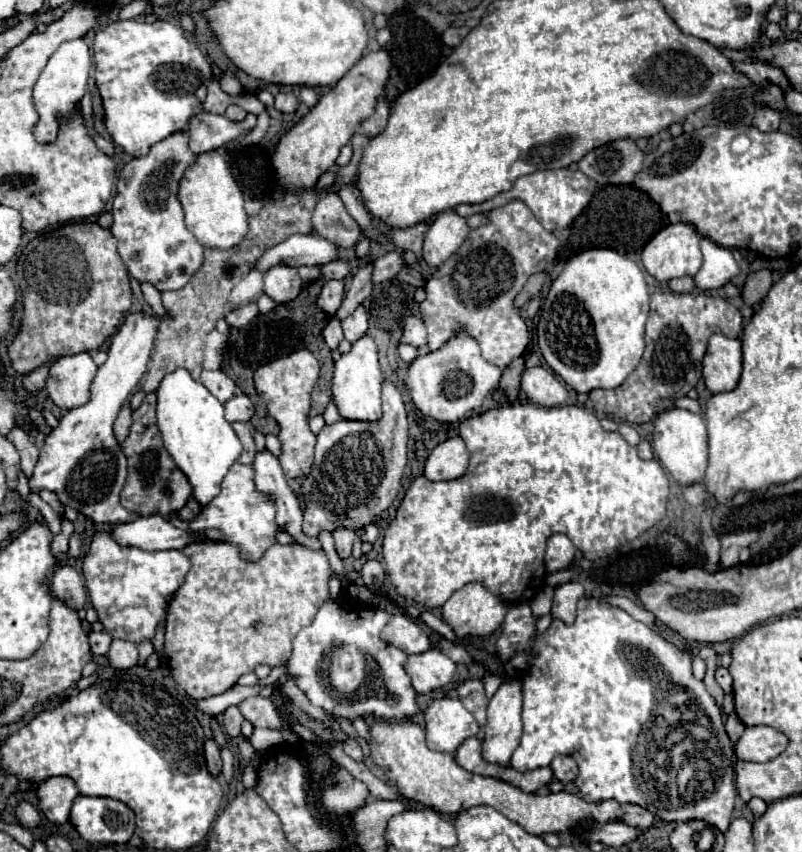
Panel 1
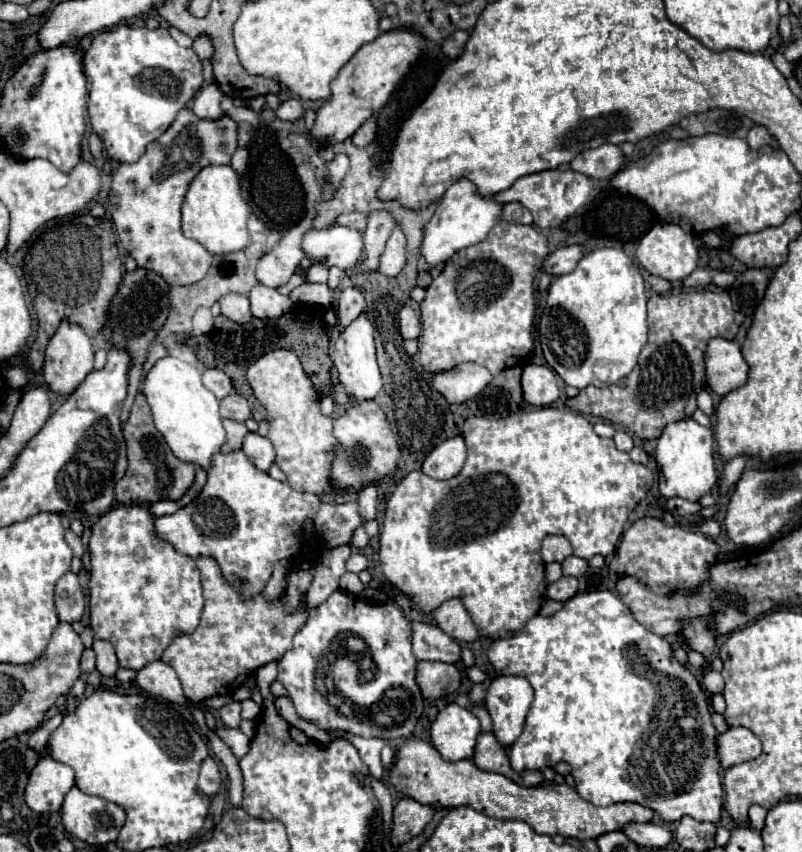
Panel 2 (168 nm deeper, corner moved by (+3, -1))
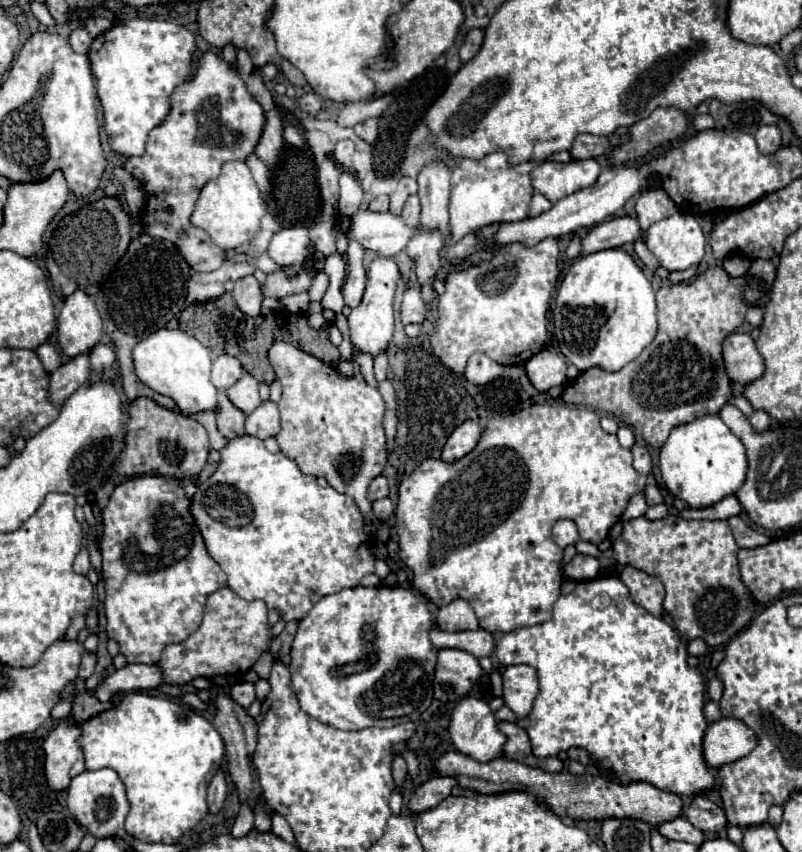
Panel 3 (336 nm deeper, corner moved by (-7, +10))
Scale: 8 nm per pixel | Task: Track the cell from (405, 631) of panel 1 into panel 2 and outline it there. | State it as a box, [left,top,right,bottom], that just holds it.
[413,622,461,664]

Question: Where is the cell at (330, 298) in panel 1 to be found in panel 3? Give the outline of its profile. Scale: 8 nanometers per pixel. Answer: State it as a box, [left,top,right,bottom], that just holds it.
[263,267,313,299]

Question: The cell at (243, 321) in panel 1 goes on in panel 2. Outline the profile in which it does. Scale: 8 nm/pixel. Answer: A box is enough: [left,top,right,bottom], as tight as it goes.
[221,294,253,324]

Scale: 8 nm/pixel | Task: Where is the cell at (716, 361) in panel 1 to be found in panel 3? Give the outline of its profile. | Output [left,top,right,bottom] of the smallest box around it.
[723,333,765,385]

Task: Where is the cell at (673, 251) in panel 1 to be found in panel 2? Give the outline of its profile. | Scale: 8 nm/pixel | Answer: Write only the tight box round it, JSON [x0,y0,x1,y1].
[637,222,699,282]

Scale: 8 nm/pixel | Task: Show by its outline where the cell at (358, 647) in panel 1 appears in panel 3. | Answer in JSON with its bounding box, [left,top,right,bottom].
[291,586,437,729]

